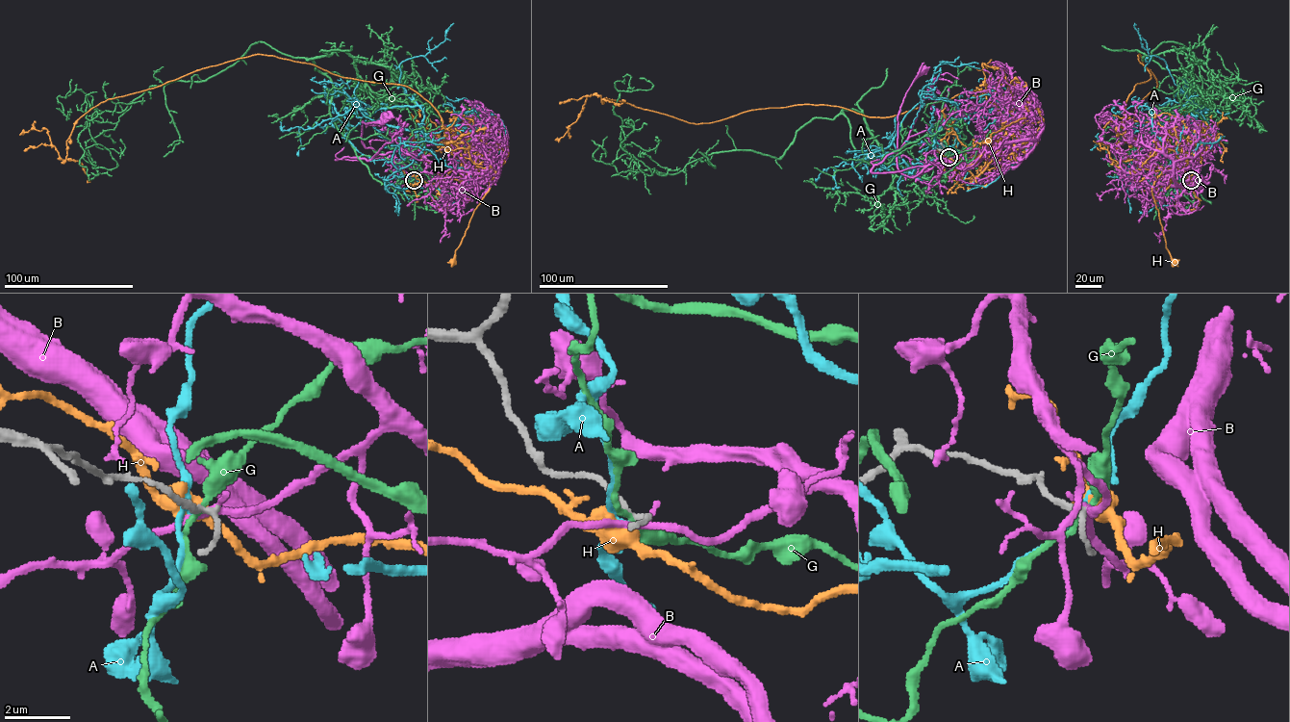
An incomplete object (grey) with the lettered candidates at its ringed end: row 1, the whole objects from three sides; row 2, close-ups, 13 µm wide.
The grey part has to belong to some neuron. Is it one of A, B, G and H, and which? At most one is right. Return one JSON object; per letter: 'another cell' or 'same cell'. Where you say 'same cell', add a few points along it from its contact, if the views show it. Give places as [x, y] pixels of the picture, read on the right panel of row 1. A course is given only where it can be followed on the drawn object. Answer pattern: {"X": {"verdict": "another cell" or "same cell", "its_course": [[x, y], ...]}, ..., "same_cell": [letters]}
{"A": {"verdict": "same cell", "its_course": [[1191, 180], [1185, 183], [1151, 143], [1155, 133], [1131, 126], [1177, 106], [1194, 128], [1217, 140], [1223, 156]]}, "B": {"verdict": "another cell"}, "G": {"verdict": "another cell"}, "H": {"verdict": "another cell"}, "same_cell": ["A"]}

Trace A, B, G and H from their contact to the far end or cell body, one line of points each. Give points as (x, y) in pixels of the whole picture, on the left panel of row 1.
A: (414, 180), (403, 175), (399, 164), (422, 131), (377, 122), (356, 106), (313, 128), (298, 127), (298, 156)
B: (414, 180), (421, 176), (428, 185), (422, 186), (363, 142), (363, 121), (381, 122), (387, 116)
G: (414, 180), (374, 179), (331, 80), (260, 41), (95, 114), (82, 157), (114, 167), (104, 147)
H: (414, 180), (429, 186), (442, 181), (455, 169), (476, 167), (490, 183), (489, 191), (474, 211), (452, 262)

